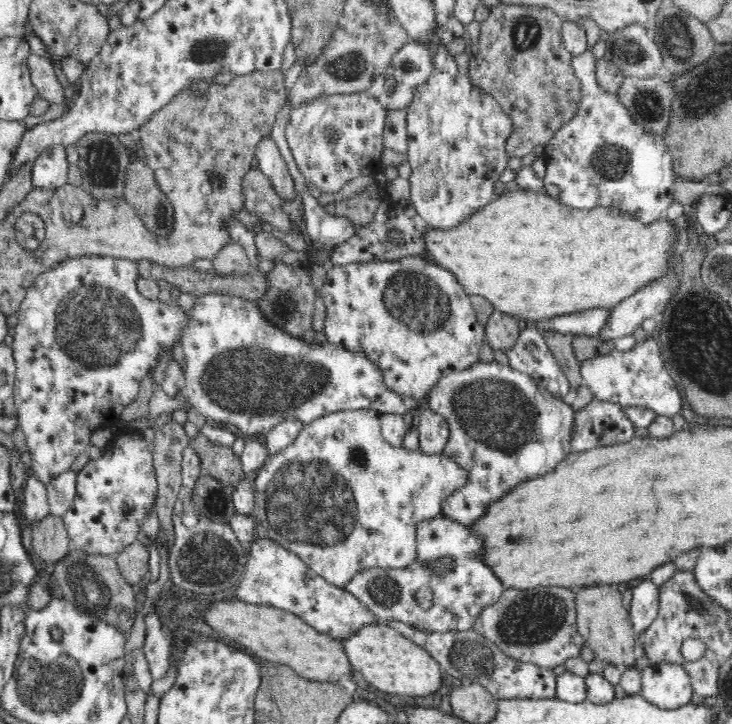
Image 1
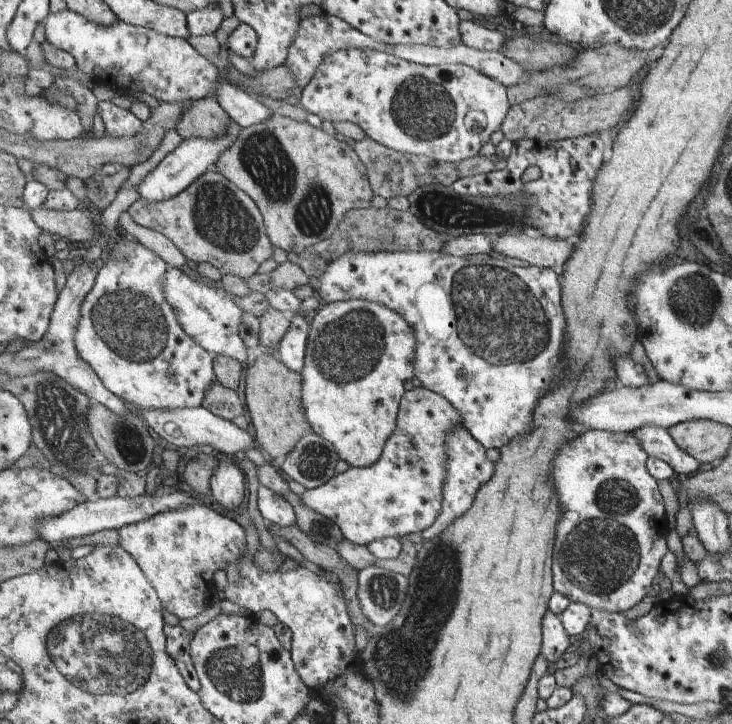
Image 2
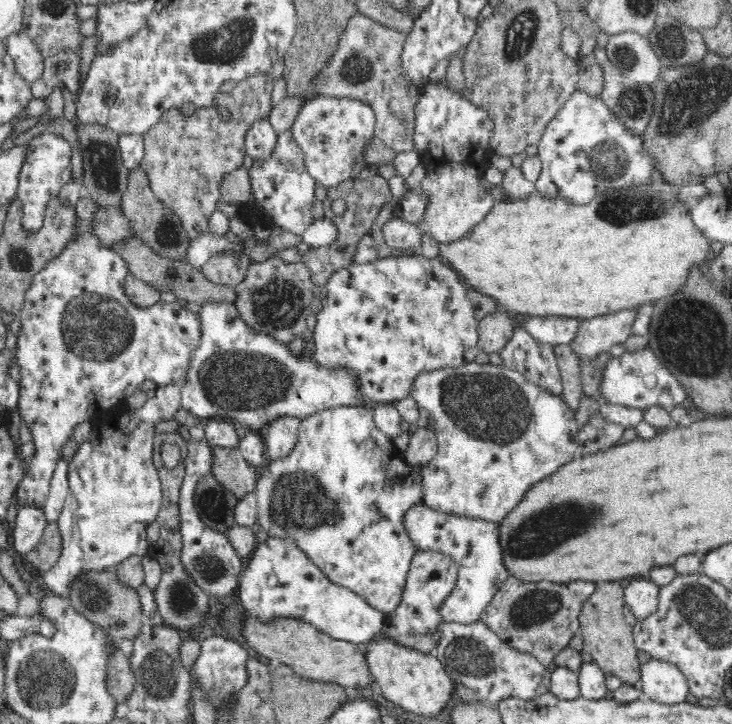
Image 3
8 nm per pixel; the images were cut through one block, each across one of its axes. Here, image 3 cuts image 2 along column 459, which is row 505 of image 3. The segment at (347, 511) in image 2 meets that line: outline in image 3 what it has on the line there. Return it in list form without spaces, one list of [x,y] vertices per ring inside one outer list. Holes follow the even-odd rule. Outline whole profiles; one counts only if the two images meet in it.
[[[424,502],[412,504],[404,512],[402,525],[416,549],[440,551],[458,563],[454,590],[441,606],[443,622],[470,624],[481,621],[485,606],[489,605],[502,582],[509,577],[509,570],[503,563],[499,524],[500,521],[434,510]]]

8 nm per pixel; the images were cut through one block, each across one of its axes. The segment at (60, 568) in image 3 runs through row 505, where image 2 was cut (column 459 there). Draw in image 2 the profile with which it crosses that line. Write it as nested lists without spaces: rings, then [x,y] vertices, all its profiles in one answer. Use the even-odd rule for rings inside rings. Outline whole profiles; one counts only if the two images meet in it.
[[[371,49],[339,50],[326,55],[313,80],[303,89],[299,105],[308,113],[332,123],[347,121],[358,124],[373,140],[397,152],[453,163],[477,156],[501,128],[512,107],[506,86],[472,66],[457,63],[423,66]]]

